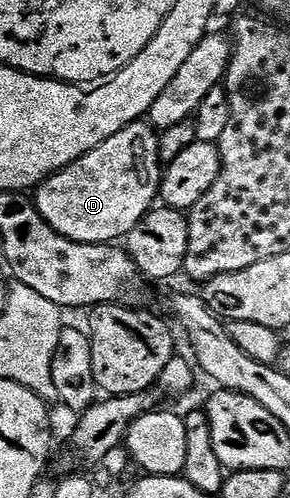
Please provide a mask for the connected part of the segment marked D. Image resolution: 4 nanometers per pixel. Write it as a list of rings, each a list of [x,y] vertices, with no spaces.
[[[138,121],[131,125],[127,125],[123,129],[119,129],[119,133],[115,133],[115,137],[107,137],[107,141],[103,141],[103,145],[91,149],[91,153],[87,153],[83,157],[76,159],[70,167],[65,167],[61,171],[56,171],[51,178],[46,179],[35,191],[37,208],[42,217],[47,221],[47,225],[51,225],[51,229],[55,229],[63,237],[67,237],[71,241],[79,241],[80,243],[116,244],[118,241],[124,240],[131,233],[131,229],[135,229],[135,225],[139,225],[139,221],[143,216],[153,210],[161,193],[163,159],[161,163],[161,143],[157,138],[159,138],[158,132],[154,130],[148,122]]]

